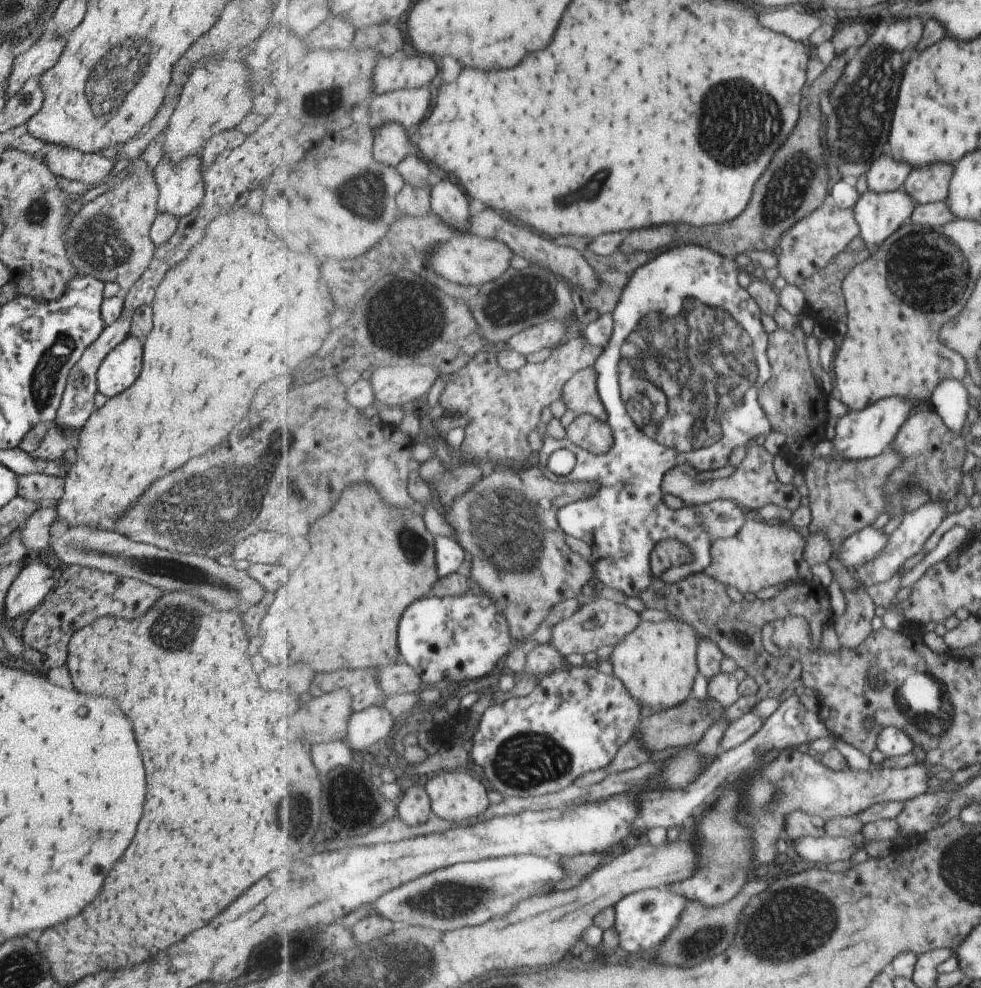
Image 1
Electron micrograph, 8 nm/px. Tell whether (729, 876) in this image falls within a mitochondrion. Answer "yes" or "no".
yes

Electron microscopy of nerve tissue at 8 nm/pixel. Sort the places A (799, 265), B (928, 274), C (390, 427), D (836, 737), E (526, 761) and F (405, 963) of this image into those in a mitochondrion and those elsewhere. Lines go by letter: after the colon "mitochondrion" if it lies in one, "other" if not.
A: other
B: mitochondrion
C: other
D: other
E: mitochondrion
F: mitochondrion

